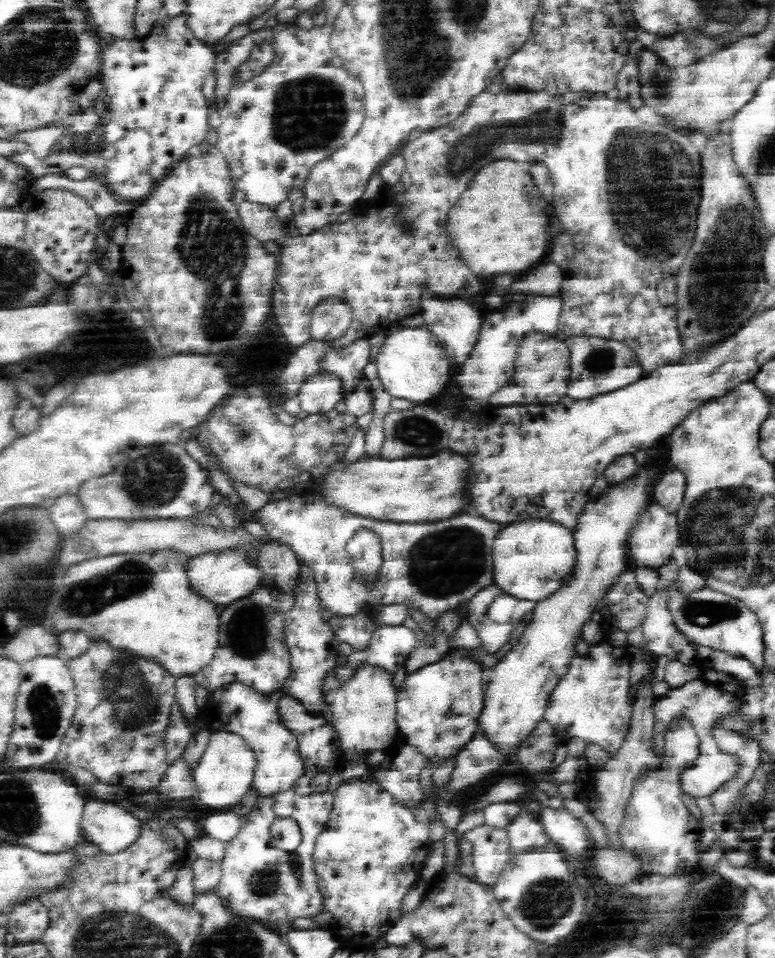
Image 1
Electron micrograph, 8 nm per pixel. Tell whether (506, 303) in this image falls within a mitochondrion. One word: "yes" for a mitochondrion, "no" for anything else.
no

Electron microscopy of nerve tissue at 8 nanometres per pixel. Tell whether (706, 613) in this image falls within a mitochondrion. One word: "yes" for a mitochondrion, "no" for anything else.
yes

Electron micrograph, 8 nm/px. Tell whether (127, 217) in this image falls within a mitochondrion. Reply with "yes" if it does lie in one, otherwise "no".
no

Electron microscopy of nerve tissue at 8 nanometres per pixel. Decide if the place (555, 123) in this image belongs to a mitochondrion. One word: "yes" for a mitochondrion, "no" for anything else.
yes

